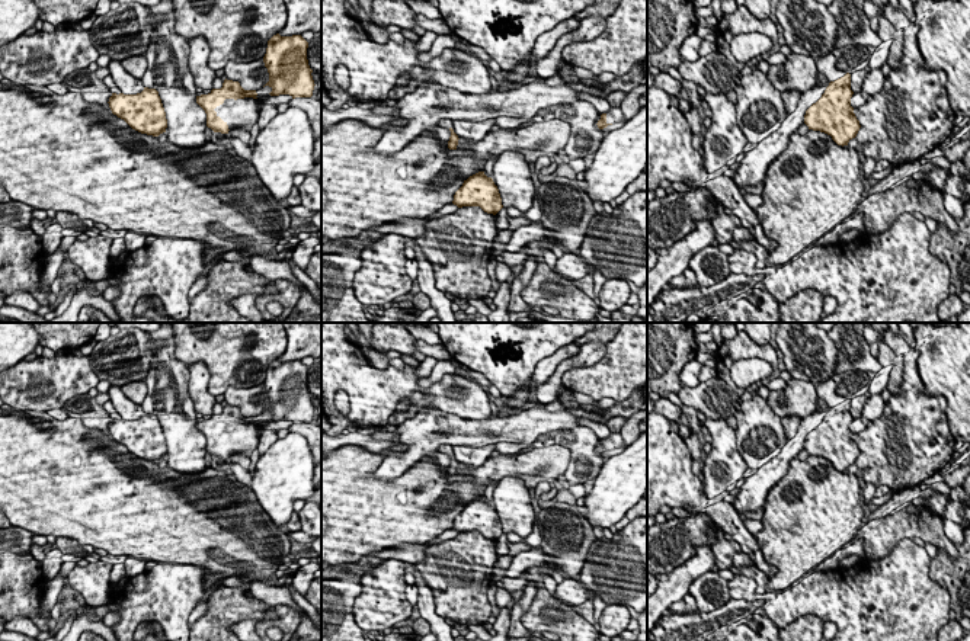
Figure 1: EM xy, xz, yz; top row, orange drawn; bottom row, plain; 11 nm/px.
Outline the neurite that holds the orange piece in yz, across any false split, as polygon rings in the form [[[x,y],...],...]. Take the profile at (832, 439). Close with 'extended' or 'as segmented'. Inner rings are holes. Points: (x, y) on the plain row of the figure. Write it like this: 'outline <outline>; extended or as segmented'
outline [[[851,400],[830,407],[822,423],[804,440],[809,455],[832,462],[838,471],[848,471],[857,462],[861,451],[851,432]]]; as segmented

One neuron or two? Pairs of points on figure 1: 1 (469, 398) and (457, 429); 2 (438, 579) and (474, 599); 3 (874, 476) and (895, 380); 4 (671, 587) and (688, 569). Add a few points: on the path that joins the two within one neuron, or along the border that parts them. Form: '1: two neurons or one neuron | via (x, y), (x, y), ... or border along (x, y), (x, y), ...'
1: two neurons | border along (429, 406), (474, 420)
2: one neuron | via (447, 587), (458, 599), (466, 599)
3: two neurons | border along (903, 361), (902, 385), (892, 394)
4: one neuron | via (675, 583), (685, 573)

